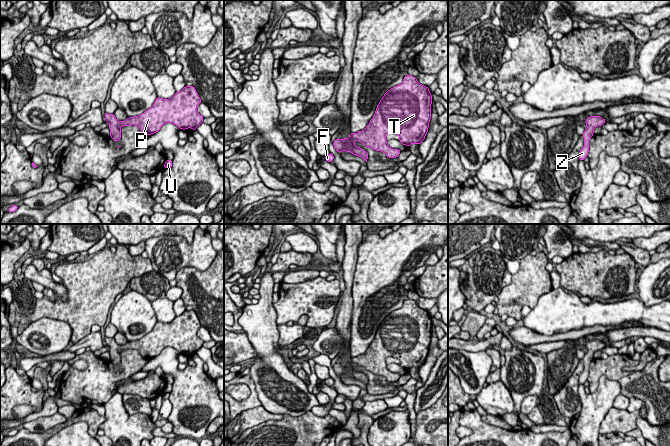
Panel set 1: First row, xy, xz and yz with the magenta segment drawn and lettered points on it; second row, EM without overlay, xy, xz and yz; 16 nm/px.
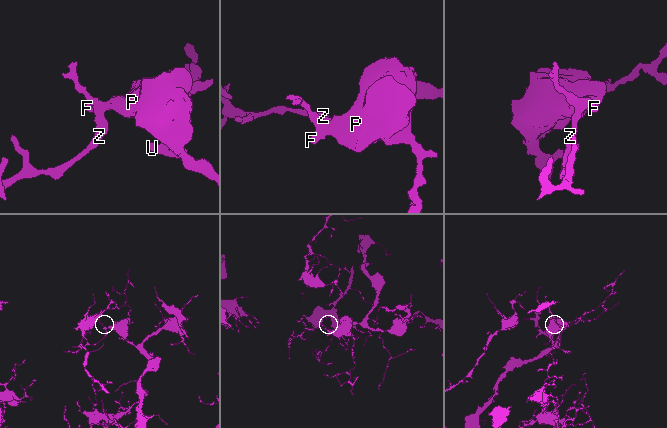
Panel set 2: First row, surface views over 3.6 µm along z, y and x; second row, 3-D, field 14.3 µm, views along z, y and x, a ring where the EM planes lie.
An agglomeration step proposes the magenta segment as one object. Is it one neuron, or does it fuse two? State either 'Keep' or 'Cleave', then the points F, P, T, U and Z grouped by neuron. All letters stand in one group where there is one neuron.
Keep. Groups: F P T U Z

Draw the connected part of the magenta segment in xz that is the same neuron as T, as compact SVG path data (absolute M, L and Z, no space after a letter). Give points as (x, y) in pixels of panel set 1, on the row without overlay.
M407 299L400 309L384 318L366 352L349 358L348 363L337 362L333 366L334 372L338 377L350 376L367 386L366 374L354 368L359 365L366 371L384 376L389 382L396 382L401 375L388 370L386 358L398 359L399 365L407 371L413 367L421 368L428 356L432 325L429 311L420 308L414 300Z

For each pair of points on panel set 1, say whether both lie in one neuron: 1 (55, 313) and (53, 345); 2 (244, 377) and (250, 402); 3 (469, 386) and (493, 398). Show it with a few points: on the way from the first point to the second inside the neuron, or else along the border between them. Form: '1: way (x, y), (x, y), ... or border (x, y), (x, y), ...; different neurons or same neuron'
1: border (32, 321), (63, 320), (72, 335); different neurons
2: way (250, 383), (252, 396); same neuron
3: border (483, 387), (477, 395); different neurons

